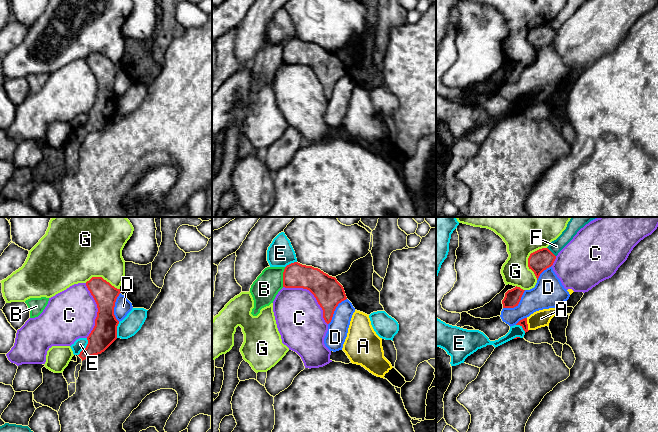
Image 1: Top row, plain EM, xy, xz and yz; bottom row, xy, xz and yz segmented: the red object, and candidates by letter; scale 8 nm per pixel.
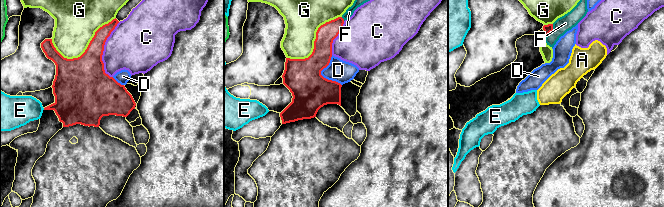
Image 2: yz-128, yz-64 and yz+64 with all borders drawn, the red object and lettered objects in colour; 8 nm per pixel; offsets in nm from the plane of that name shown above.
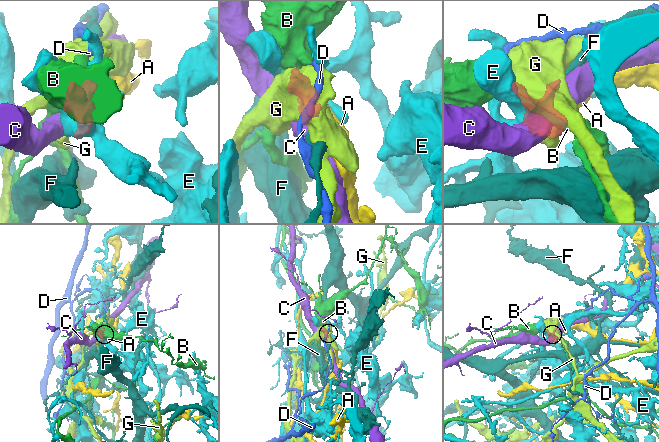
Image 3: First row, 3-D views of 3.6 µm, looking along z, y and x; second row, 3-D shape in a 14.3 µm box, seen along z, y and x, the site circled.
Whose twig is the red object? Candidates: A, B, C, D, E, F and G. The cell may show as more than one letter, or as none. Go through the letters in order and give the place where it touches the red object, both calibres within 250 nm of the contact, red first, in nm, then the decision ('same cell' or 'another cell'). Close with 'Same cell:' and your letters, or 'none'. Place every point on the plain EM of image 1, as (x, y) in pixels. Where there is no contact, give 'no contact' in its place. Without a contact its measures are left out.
A: contact yz (527, 100); calibres 60 and 140 nm; another cell
B: contact xz (283, 53); calibres 200 and 220 nm; another cell
C: contact xz (313, 70); calibres 220 and 380 nm; another cell
D: contact yz (517, 80); calibres 130 and 220 nm; another cell
E: contact xy (86, 123); calibres 200 and 100 nm; another cell
F: contact yz (551, 28); calibres 170 and 100 nm; another cell
G: contact yz (528, 35); calibres 170 and 260 nm; another cell
Same cell: none

